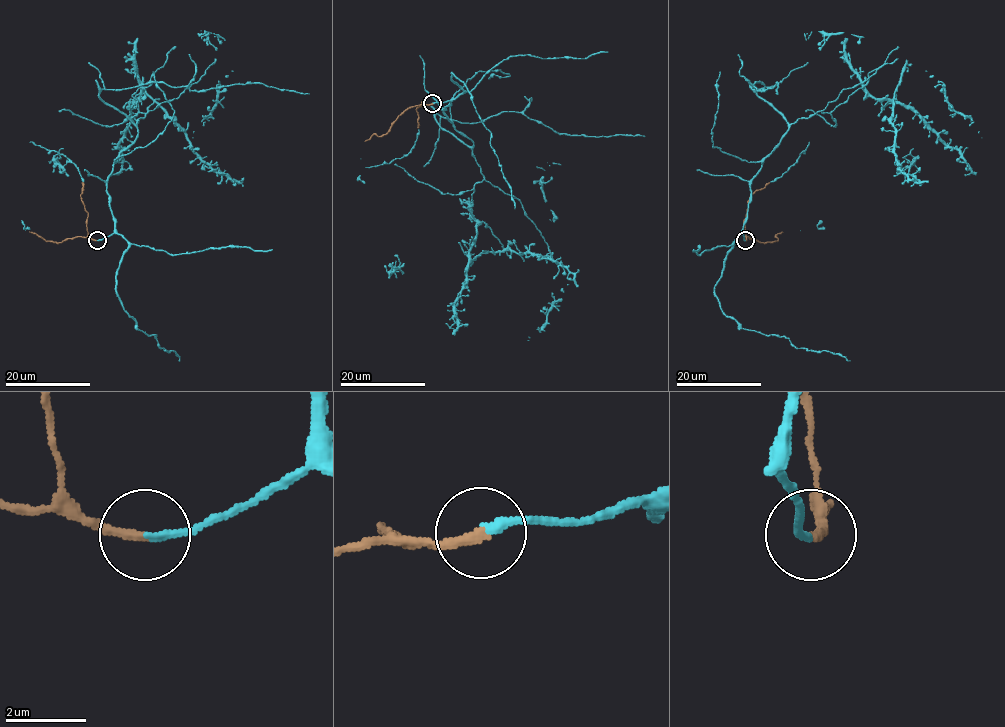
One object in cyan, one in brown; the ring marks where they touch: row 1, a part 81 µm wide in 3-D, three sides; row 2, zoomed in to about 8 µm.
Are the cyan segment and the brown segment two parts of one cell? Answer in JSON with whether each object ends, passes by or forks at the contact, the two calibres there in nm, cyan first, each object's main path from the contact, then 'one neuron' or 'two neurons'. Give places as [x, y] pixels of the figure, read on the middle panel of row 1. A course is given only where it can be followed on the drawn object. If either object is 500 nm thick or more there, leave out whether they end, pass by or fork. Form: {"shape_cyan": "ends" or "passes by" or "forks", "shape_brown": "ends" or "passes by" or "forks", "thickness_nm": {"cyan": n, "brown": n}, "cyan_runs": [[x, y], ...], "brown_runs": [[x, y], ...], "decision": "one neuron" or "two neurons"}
{"shape_cyan": "ends", "shape_brown": "ends", "thickness_nm": {"cyan": 200, "brown": 260}, "cyan_runs": [[432, 103], [450, 102], [442, 109], [484, 176], [467, 208], [469, 254], [539, 254], [578, 286]], "brown_runs": [[432, 104], [408, 107], [384, 135], [372, 135], [365, 141]], "decision": "one neuron"}

